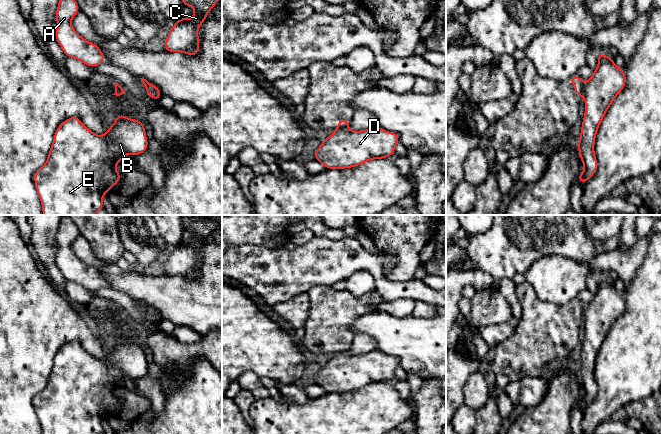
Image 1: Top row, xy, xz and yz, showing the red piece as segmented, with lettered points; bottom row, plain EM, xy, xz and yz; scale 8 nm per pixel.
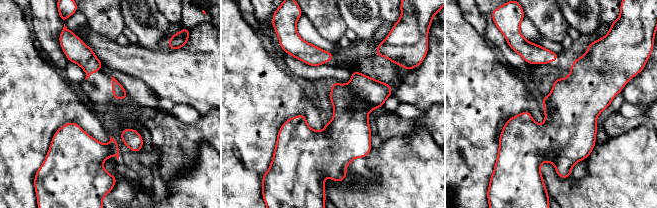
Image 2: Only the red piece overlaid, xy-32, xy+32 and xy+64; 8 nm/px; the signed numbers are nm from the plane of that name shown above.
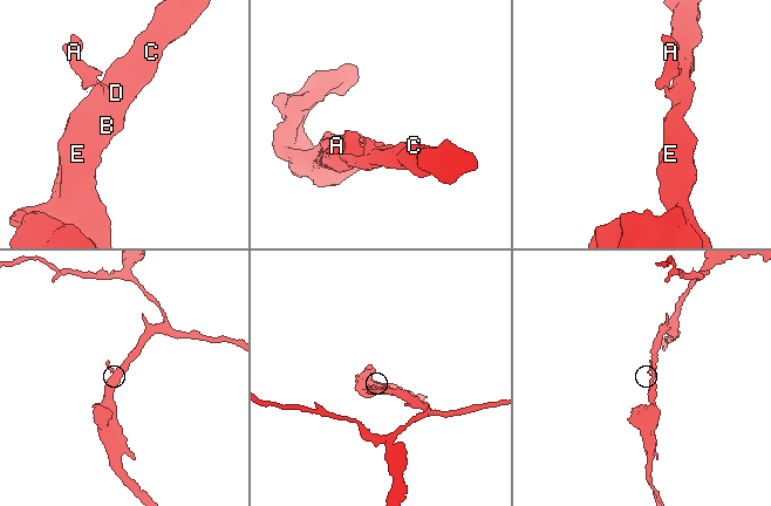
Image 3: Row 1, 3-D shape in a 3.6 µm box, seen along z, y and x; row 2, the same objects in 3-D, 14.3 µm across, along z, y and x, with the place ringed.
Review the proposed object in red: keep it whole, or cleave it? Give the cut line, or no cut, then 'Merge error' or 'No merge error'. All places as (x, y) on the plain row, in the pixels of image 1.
Split along yz (585, 307), (582, 318). Merge error

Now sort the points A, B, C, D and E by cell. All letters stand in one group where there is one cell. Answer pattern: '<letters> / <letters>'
A / B C D E

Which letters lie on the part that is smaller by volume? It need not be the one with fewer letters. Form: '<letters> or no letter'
A

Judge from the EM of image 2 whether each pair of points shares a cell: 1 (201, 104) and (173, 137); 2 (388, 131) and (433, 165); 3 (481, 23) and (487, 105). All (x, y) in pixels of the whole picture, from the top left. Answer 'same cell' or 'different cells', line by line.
1: different cells
2: different cells
3: different cells

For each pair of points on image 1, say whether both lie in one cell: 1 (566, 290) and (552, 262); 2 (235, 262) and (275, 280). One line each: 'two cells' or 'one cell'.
1: one cell
2: one cell

